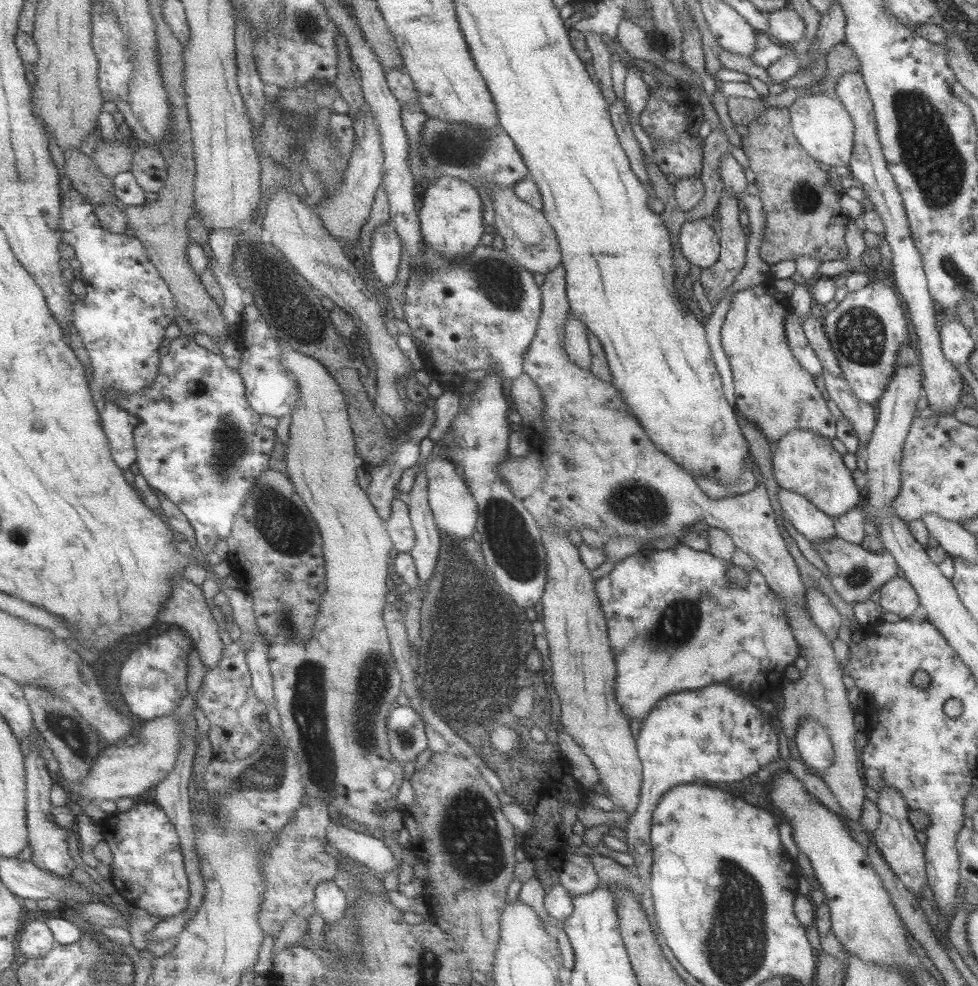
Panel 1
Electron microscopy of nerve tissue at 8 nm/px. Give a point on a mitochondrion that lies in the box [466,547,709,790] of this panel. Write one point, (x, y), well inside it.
(676, 627)

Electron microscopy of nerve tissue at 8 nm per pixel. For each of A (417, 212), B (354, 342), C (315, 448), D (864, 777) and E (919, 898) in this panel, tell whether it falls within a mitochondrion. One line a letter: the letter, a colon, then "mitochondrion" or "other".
A: other
B: other
C: other
D: other
E: other

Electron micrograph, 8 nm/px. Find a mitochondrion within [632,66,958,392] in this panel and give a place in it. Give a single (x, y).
(858, 333)

